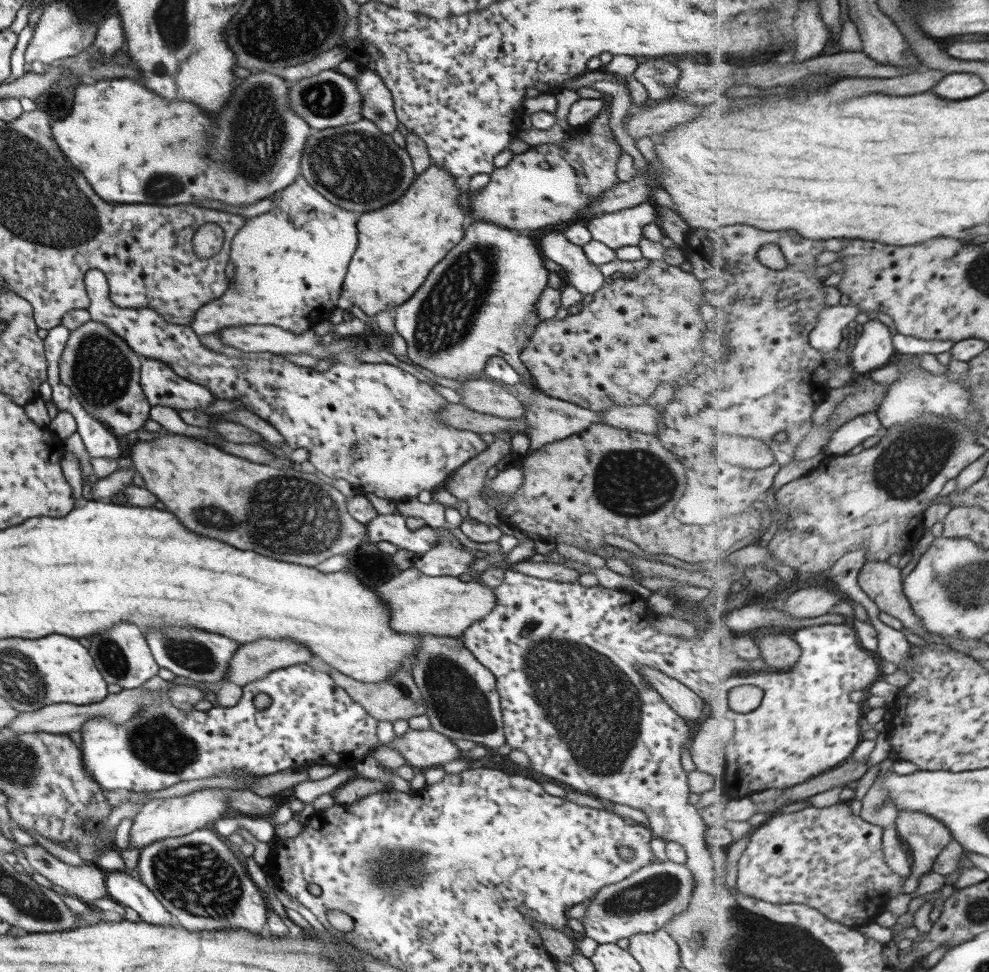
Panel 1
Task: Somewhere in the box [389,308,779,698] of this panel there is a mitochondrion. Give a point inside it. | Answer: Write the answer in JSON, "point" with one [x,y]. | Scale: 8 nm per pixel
{"point":[632,482]}

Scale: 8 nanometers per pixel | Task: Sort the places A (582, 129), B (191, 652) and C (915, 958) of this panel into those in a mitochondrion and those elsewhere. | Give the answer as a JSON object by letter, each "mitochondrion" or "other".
{"A":"other","B":"mitochondrion","C":"other"}

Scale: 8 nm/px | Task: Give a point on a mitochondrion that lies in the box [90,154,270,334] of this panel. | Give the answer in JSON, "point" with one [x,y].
{"point":[163,186]}

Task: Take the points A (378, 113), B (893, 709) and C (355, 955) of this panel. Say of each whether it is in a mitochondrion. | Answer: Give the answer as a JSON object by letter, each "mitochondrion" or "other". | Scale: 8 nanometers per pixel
{"A":"mitochondrion","B":"other","C":"other"}

